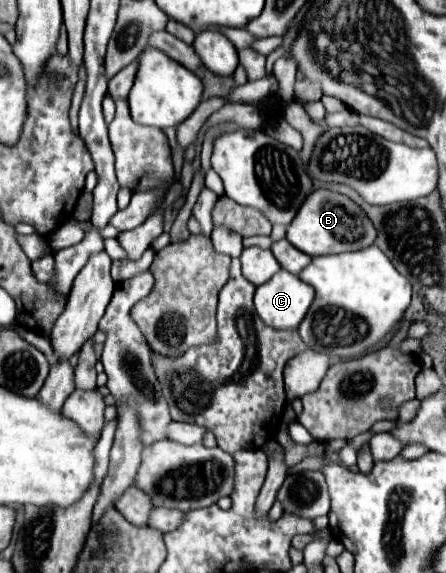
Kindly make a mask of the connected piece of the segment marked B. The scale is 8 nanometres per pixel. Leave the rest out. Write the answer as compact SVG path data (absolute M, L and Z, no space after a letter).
M325 188L313 190L303 208L299 208L295 220L287 228L287 240L301 252L309 256L323 256L323 254L341 254L351 250L363 250L375 242L375 228L367 214L345 194L331 192Z

